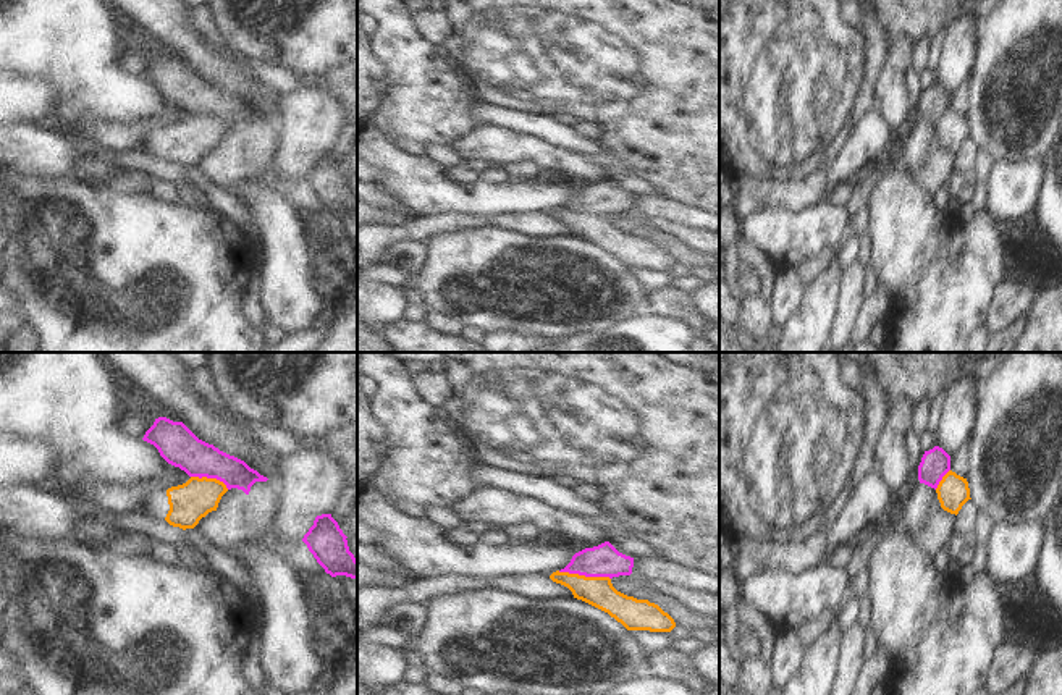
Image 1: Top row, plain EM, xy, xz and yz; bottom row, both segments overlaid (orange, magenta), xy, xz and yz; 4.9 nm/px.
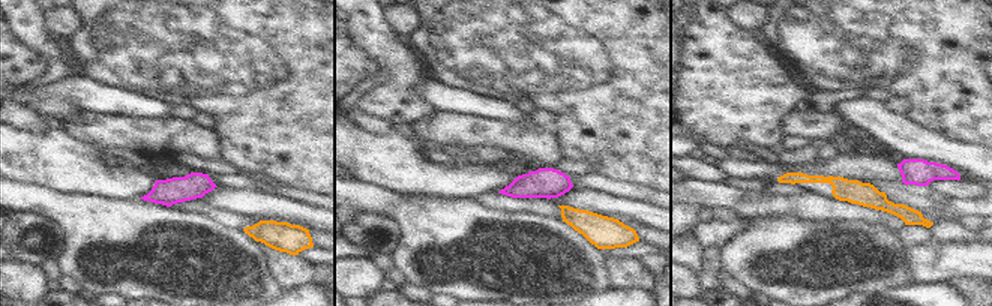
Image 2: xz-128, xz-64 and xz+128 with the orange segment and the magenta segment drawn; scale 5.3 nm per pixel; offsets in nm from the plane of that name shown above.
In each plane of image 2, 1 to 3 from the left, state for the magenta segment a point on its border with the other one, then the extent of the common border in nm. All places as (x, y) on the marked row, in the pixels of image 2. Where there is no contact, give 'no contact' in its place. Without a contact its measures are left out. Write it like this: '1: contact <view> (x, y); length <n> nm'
1: no contact
2: no contact
3: no contact

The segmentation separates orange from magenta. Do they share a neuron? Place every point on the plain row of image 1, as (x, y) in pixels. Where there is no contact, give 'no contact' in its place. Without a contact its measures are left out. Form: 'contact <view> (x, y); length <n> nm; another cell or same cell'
contact xz (584, 214); length 260 nm; another cell

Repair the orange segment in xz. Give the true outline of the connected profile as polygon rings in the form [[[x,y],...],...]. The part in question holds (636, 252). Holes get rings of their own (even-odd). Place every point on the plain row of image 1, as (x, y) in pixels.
[[[556,208],[550,217],[567,225],[574,236],[608,251],[627,268],[671,270],[676,265],[674,257],[658,242],[617,230],[609,215],[585,215]]]

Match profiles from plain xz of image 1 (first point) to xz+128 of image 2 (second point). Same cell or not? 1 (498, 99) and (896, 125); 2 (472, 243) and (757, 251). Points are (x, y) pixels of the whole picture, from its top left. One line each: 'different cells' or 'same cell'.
1: different cells
2: same cell

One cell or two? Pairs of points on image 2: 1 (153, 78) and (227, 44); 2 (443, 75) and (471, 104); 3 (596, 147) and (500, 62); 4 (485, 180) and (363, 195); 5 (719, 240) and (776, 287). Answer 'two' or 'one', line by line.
1: one
2: two
3: one
4: two
5: two

